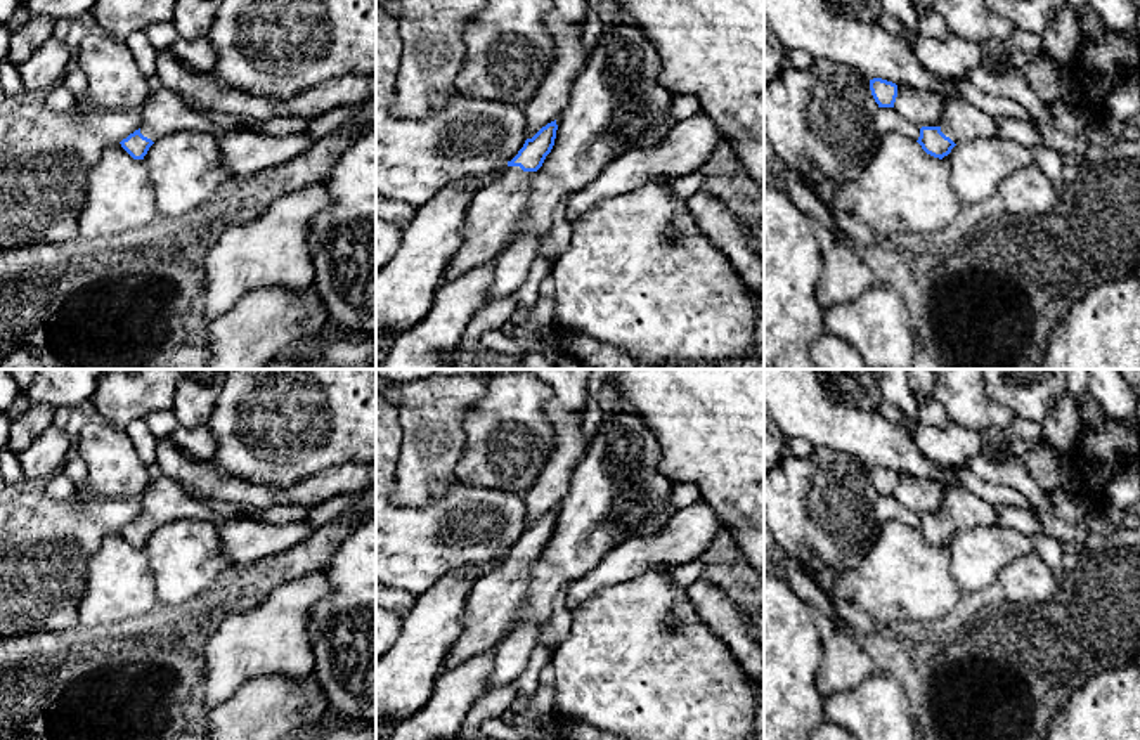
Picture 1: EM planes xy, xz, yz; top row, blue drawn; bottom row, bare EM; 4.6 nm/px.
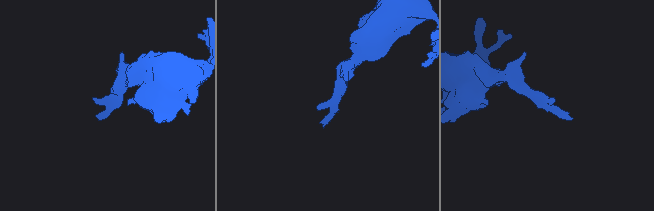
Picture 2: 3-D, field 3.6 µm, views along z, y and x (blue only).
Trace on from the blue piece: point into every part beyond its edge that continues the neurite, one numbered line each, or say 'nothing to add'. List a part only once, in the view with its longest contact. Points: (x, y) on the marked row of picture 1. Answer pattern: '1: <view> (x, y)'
1: xz (492, 217)

